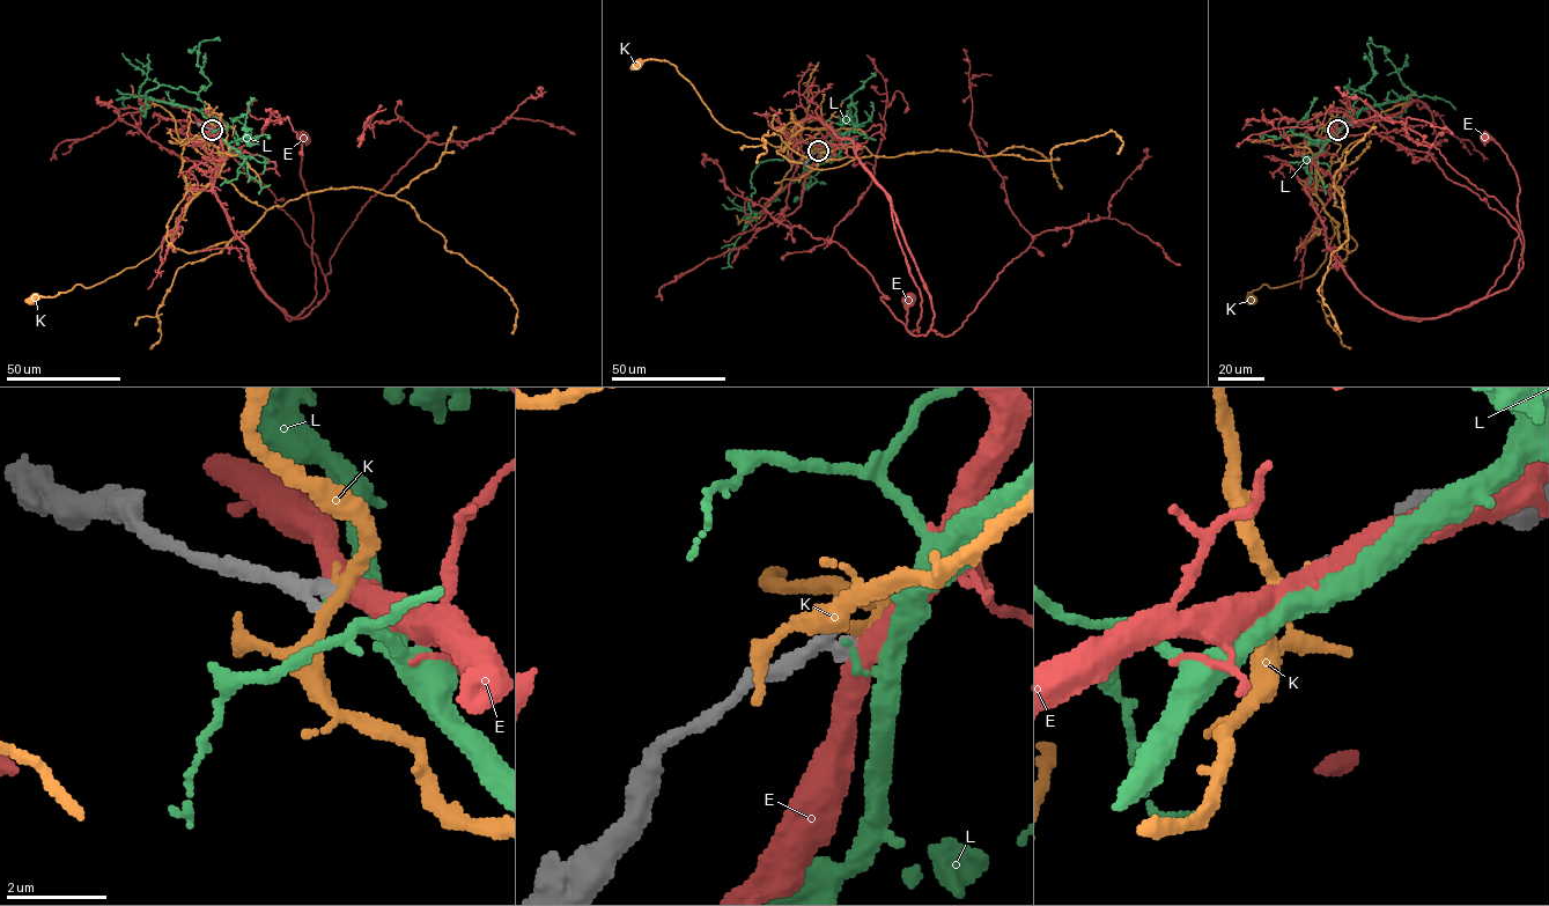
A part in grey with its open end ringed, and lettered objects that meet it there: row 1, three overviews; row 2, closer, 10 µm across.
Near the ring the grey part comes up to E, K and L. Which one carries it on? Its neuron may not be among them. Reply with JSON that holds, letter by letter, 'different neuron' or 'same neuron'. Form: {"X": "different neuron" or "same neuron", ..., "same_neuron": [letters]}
{"E": "different neuron", "K": "different neuron", "L": "different neuron", "same_neuron": []}

